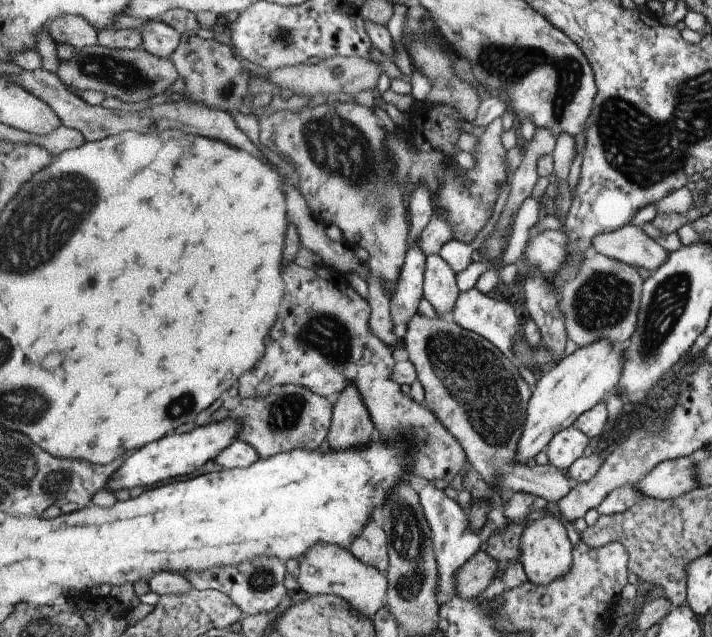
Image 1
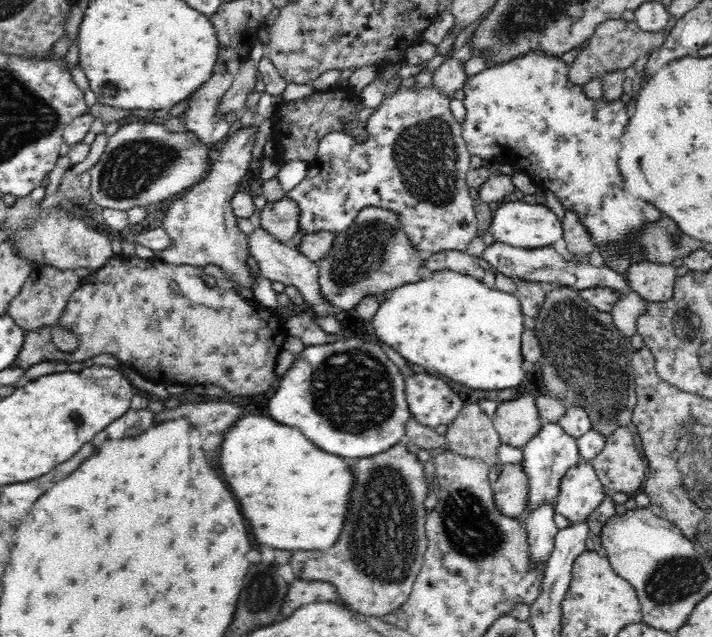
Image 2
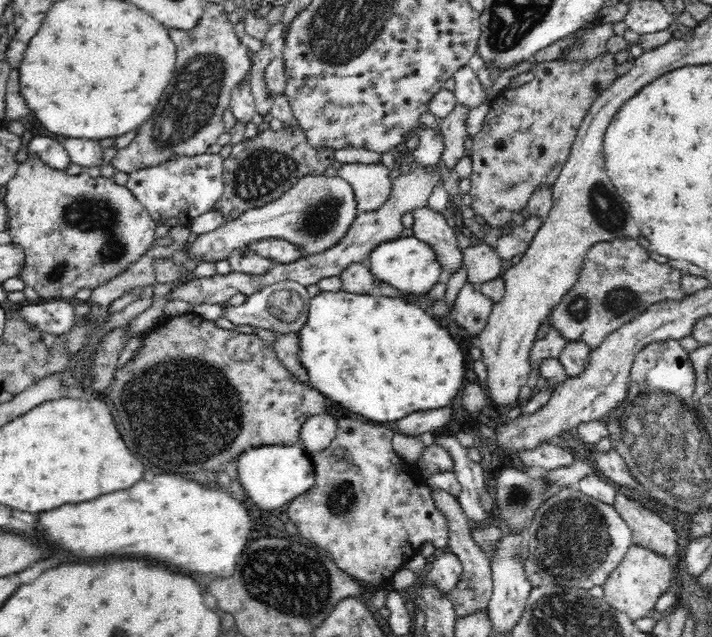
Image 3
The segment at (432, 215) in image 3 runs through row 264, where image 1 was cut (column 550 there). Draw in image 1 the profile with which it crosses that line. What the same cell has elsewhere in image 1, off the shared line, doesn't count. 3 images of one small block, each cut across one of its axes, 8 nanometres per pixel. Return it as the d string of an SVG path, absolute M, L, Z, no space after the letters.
M571 426L553 436L553 440L545 446L545 454L551 466L565 472L581 458L587 446L593 446L593 440L589 440L589 436L585 436L579 428Z

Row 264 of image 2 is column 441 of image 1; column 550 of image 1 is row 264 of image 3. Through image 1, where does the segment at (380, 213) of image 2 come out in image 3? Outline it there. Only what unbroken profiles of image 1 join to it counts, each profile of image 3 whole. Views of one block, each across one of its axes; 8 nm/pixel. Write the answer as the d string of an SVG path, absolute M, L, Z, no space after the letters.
M488 240L472 244L464 250L464 266L468 268L468 282L474 286L500 278L502 272L502 260L498 258L494 244Z

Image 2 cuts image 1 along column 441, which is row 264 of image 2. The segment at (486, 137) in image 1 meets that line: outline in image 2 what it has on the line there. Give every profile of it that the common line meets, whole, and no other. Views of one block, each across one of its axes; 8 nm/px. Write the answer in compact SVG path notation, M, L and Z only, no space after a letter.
M256 118L256 126L252 126L252 128L242 128L240 124L236 124L236 130L224 142L220 160L214 164L208 178L202 184L192 186L192 190L188 194L176 196L170 202L160 226L166 228L166 232L172 236L172 248L168 248L164 252L156 252L162 260L166 260L170 264L218 266L240 288L254 290L258 276L254 276L250 262L246 262L248 236L238 228L238 216L230 208L230 200L250 170L250 162L252 162L250 150L256 142L260 122L262 122L262 118Z

